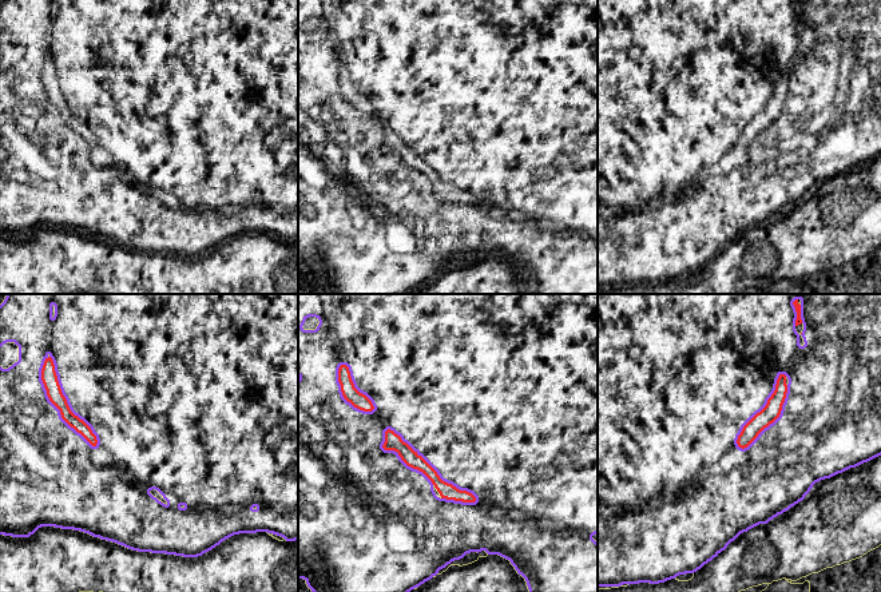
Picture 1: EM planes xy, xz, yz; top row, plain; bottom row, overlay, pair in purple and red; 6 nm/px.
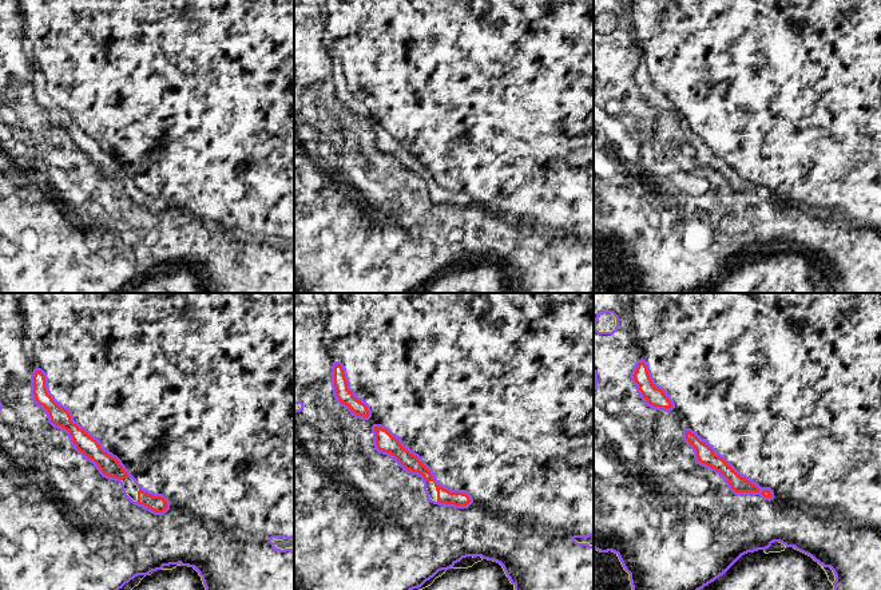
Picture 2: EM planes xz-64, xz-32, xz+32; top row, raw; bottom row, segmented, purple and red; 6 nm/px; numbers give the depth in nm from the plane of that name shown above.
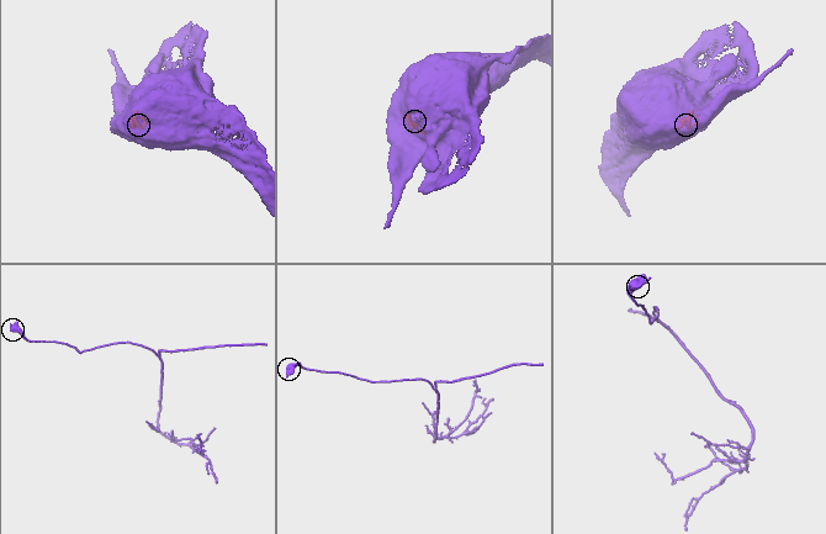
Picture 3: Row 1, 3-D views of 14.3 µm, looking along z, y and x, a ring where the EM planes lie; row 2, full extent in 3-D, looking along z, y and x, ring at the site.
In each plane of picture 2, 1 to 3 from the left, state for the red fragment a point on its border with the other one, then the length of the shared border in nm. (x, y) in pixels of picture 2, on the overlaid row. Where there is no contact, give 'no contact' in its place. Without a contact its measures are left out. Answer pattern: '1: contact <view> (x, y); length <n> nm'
1: contact xz-64 (75, 423); length 850 nm
2: contact xz-32 (424, 464); length 750 nm
3: contact xz+32 (729, 464); length 650 nm

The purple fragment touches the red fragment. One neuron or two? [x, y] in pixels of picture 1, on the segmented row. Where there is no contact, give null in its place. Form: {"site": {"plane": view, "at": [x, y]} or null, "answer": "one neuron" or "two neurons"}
{"site": {"plane": "xz", "at": [432, 467]}, "answer": "one neuron"}

